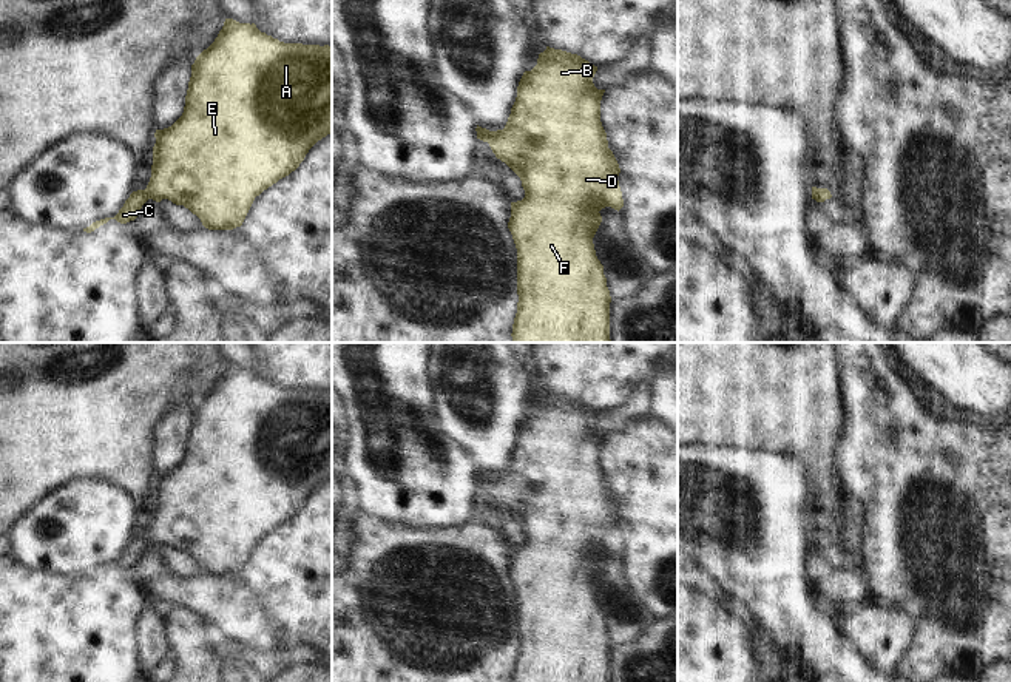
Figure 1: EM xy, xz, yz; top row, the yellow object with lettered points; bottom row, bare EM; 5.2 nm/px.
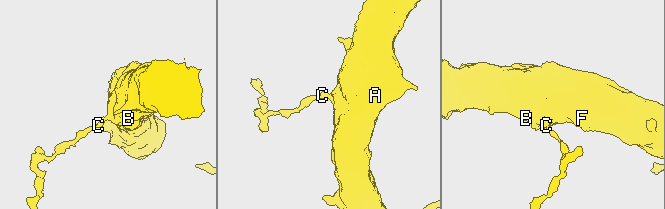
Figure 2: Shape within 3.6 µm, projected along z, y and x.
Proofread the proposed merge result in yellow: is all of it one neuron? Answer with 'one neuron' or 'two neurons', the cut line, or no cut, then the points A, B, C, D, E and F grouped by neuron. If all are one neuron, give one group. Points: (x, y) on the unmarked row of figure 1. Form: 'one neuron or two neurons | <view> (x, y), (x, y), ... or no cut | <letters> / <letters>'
one neuron | no cut | A B C D E F

